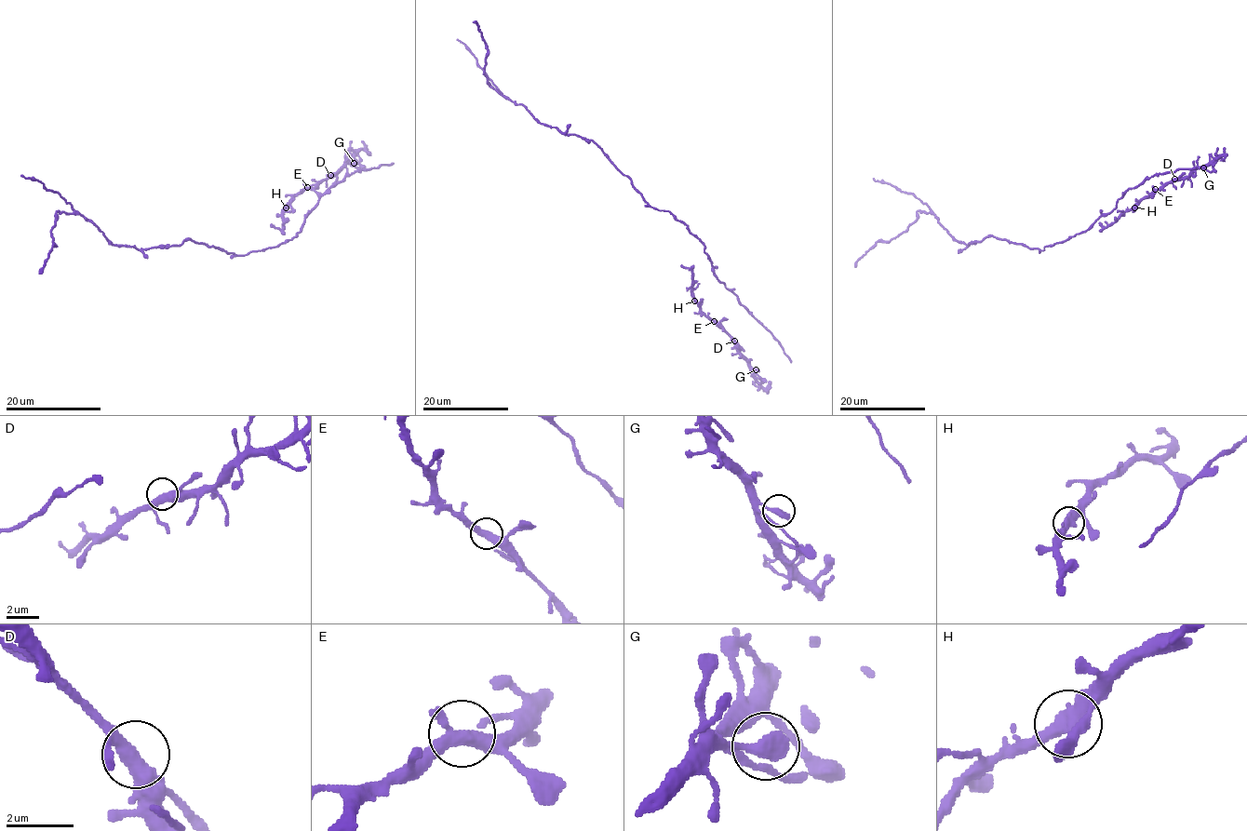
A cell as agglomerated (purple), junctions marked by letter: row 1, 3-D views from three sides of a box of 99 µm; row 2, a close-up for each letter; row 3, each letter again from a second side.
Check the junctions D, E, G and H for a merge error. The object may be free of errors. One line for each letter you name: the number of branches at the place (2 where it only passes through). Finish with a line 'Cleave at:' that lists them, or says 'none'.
Cleave at: none

